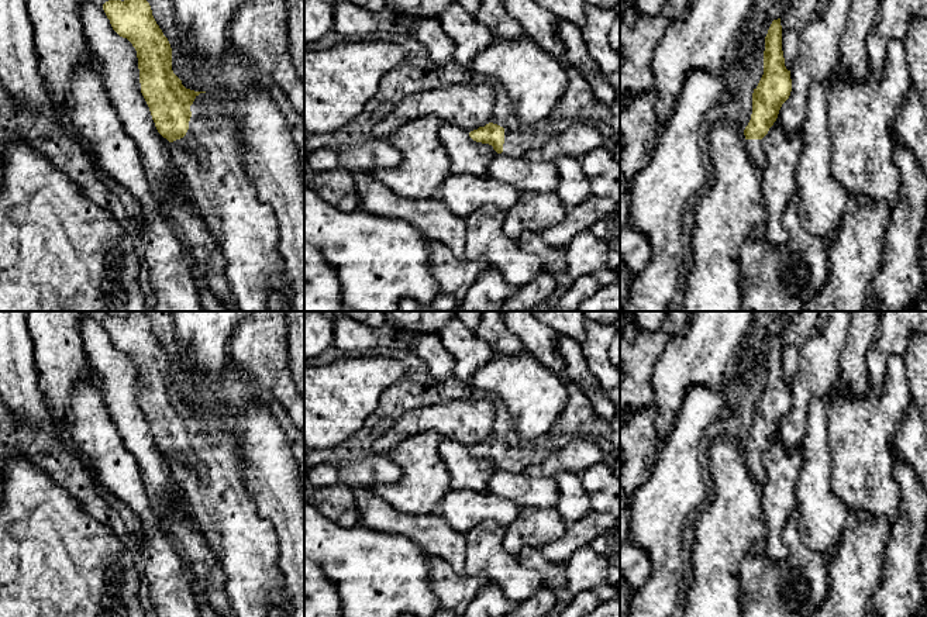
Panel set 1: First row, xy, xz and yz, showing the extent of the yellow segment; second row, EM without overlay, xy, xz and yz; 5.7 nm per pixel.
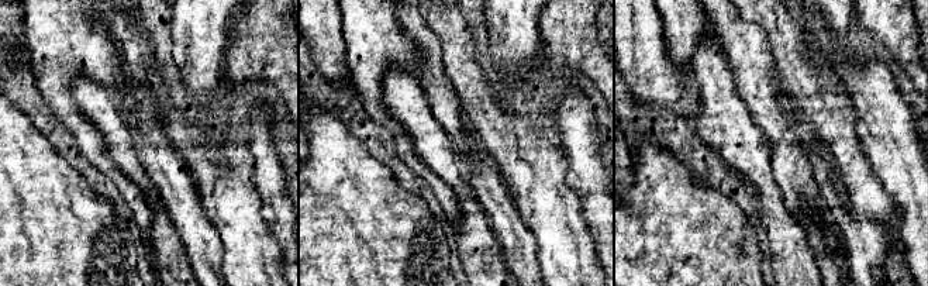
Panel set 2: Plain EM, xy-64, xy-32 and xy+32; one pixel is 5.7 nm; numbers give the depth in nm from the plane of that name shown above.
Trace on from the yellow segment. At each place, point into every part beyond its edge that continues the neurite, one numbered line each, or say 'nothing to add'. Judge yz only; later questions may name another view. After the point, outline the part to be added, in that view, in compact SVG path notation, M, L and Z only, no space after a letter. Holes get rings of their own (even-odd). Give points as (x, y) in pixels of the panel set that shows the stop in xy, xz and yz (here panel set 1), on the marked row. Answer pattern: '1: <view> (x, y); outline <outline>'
1: yz (754, 147); outline M745 139L747 151L754 161L754 163L758 166L758 169L762 170L765 165L765 154L762 148L762 139Z

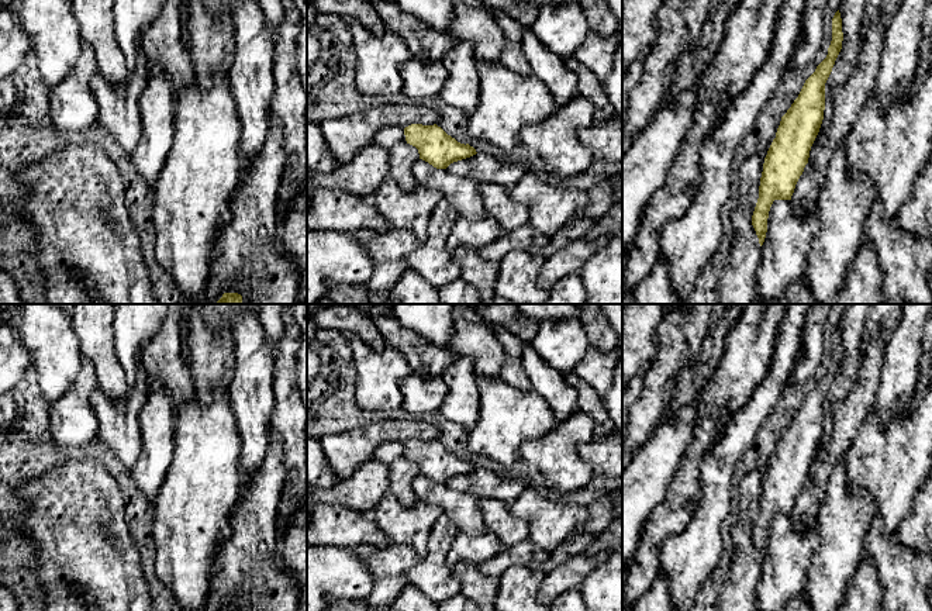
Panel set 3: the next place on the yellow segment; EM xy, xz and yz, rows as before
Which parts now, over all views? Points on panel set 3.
nothing to add

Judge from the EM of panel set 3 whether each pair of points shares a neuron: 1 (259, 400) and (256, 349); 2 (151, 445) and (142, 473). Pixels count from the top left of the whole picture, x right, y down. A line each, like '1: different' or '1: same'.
1: same
2: same

